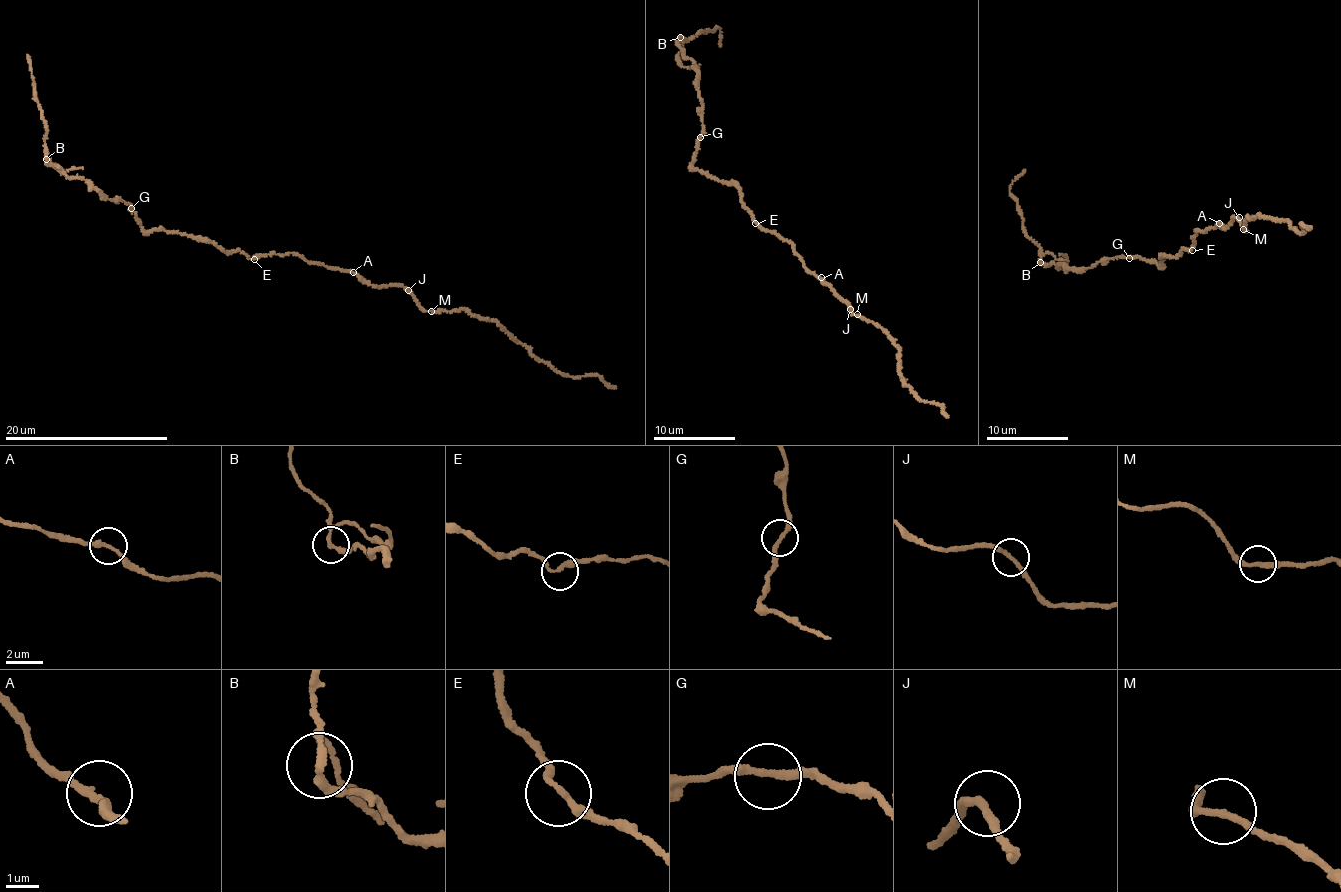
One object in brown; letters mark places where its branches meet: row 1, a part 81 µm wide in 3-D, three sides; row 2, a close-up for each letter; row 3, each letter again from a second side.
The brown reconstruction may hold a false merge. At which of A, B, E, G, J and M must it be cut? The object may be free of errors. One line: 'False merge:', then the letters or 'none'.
False merge: B

